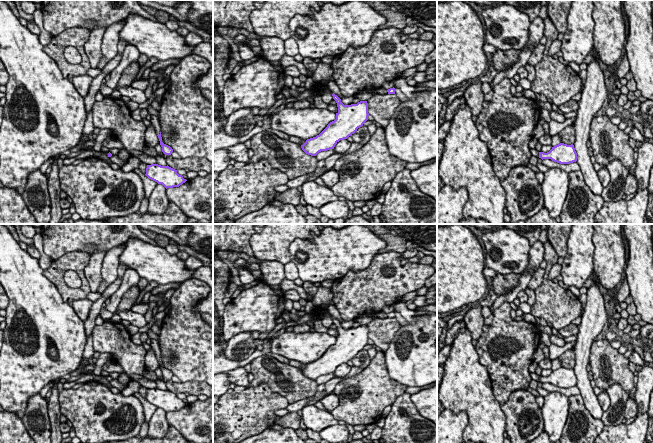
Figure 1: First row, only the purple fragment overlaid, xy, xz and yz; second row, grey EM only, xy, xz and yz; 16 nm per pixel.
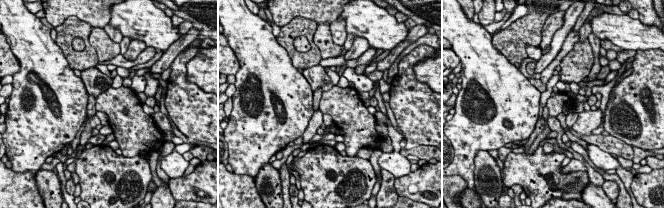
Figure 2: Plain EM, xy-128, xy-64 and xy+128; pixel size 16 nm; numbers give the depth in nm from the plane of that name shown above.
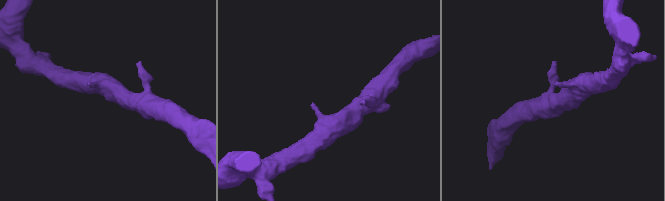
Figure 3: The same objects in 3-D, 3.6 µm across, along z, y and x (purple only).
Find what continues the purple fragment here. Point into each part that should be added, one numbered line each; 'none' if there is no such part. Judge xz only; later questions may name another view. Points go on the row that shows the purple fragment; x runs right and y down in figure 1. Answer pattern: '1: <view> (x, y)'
none

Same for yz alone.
none

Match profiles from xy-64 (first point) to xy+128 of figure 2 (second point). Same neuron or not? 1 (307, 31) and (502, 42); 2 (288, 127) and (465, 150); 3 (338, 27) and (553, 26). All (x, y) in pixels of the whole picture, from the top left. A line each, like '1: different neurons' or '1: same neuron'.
1: same neuron
2: same neuron
3: different neurons

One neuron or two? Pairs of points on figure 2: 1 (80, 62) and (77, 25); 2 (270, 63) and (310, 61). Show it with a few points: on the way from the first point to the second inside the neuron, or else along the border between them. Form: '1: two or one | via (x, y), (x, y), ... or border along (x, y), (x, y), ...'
1: one | via (71, 53), (68, 50), (68, 34)
2: two | border along (278, 42), (297, 69)

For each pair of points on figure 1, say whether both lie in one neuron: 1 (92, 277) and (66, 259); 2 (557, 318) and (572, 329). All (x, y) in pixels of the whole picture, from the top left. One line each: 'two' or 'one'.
1: two
2: two

